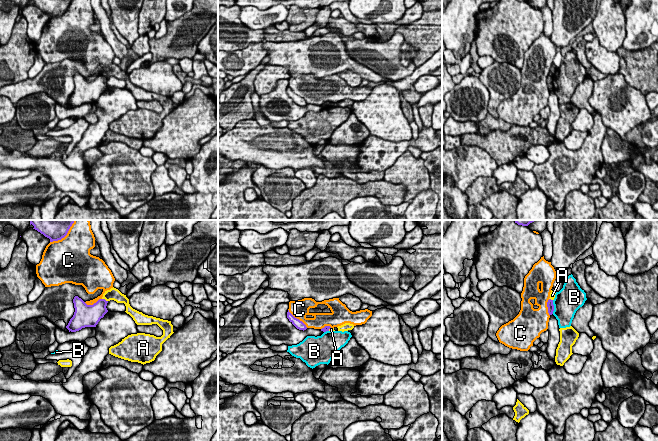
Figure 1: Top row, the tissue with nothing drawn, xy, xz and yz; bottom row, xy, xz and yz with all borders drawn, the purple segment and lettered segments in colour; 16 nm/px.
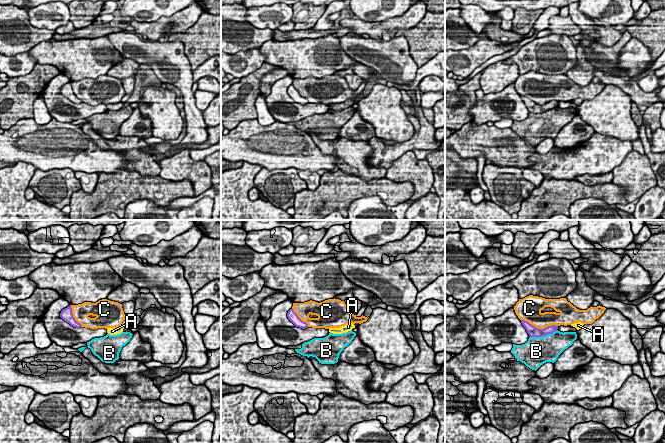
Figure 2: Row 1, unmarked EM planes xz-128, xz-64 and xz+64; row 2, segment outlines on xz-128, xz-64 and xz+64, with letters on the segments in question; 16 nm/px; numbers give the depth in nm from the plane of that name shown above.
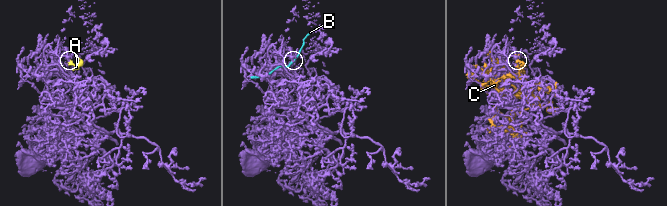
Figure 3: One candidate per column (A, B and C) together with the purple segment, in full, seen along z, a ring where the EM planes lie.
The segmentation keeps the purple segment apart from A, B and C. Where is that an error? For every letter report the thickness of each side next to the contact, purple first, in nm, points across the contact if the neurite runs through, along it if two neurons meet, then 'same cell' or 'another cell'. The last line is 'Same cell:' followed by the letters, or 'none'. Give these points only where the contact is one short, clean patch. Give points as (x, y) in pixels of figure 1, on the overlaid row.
A: 260 nm thick on the purple side, 190 nm on the other; border along xy (102, 298), (107, 301); another cell
B: 100 nm thick on the purple side, 440 nm on the other; another cell
C: 140 nm thick on the purple side, 300 nm on the other; another cell
Same cell: none

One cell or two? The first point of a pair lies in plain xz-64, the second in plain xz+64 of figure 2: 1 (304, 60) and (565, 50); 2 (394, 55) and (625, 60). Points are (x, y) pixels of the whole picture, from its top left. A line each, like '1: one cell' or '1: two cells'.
1: one cell
2: two cells

